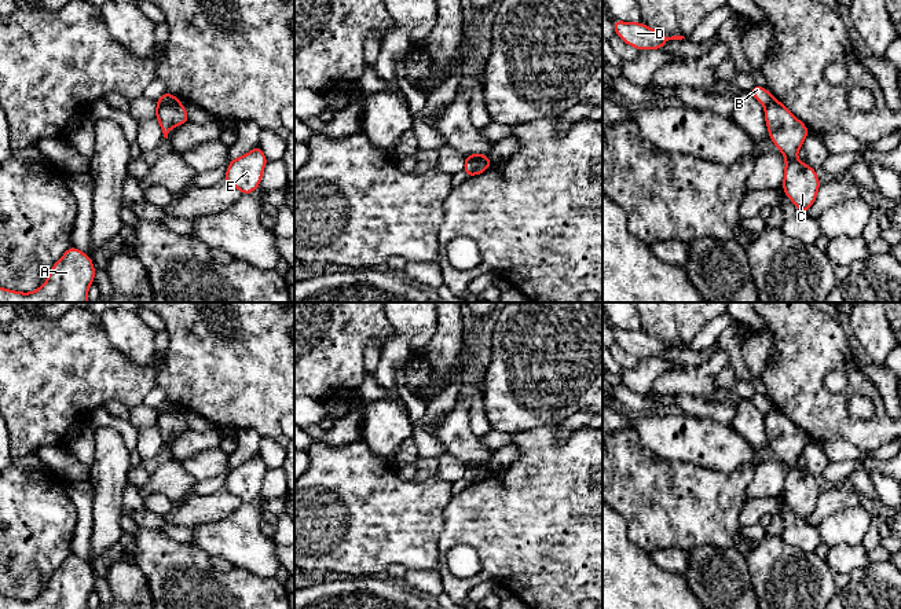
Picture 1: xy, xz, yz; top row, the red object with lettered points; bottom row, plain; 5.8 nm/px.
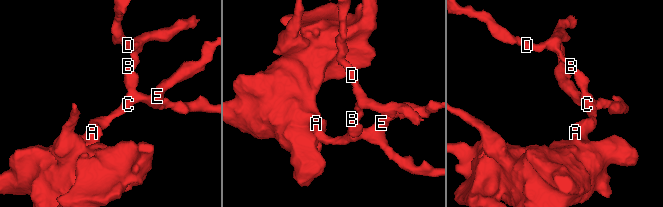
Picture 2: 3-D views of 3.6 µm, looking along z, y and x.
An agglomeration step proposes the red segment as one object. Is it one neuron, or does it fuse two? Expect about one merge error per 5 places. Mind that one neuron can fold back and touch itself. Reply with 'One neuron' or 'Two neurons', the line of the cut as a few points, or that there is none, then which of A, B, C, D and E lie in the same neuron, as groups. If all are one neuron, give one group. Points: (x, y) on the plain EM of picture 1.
Two neurons. Split along xy (179, 408), (157, 411). Groups: A C E / B D

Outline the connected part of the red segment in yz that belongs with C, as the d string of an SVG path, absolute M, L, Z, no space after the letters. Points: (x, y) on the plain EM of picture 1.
M772 407L765 414L765 430L769 447L783 461L785 467L783 498L792 511L807 521L817 506L821 494L816 477L801 470L796 461L810 441L807 434L799 429L781 410Z

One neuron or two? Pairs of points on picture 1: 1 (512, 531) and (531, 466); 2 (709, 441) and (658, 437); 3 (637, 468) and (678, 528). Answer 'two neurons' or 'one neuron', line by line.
1: one neuron
2: one neuron
3: one neuron

